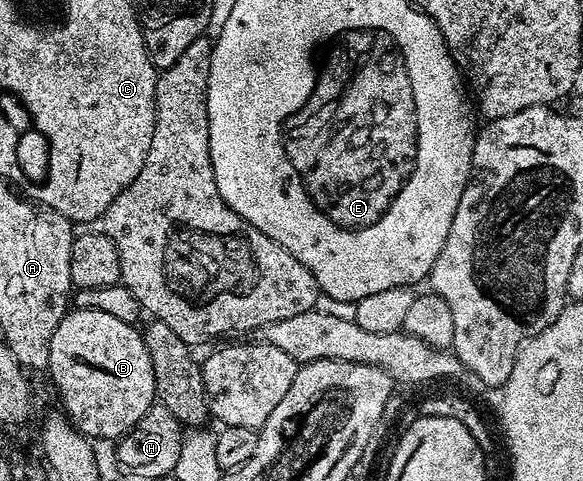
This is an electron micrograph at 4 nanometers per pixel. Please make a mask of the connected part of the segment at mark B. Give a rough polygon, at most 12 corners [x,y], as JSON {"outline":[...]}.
{"outline":[[66,311],[47,375],[77,431],[124,436],[157,400],[144,335]]}

